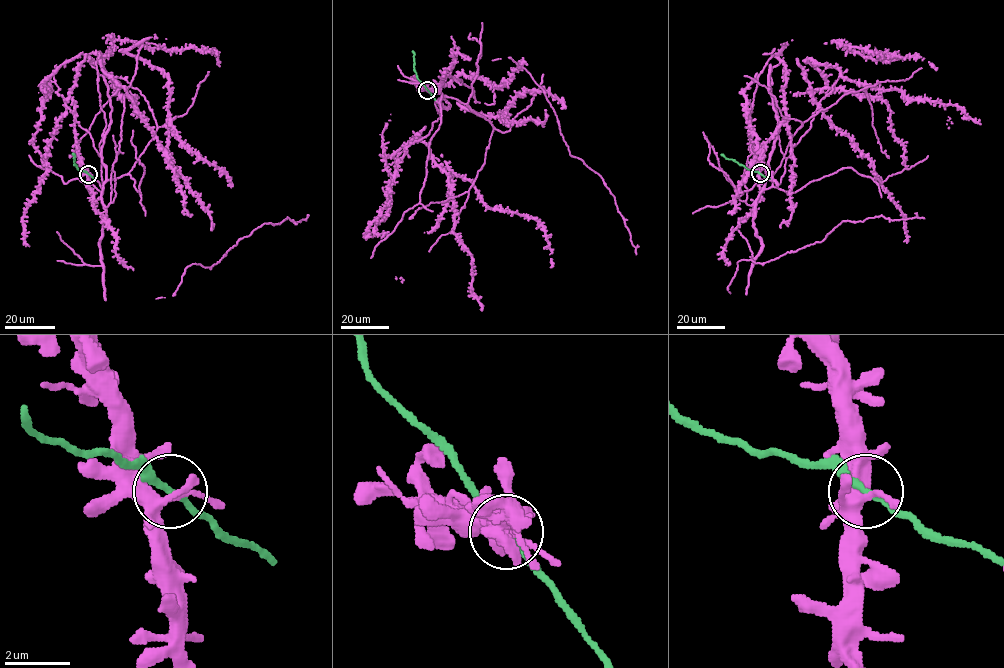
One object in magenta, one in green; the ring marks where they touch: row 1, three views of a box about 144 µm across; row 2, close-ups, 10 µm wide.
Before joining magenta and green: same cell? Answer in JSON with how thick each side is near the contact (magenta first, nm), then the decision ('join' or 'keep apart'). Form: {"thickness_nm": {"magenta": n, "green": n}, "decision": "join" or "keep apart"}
{"thickness_nm": {"magenta": 280, "green": 200}, "decision": "join"}

